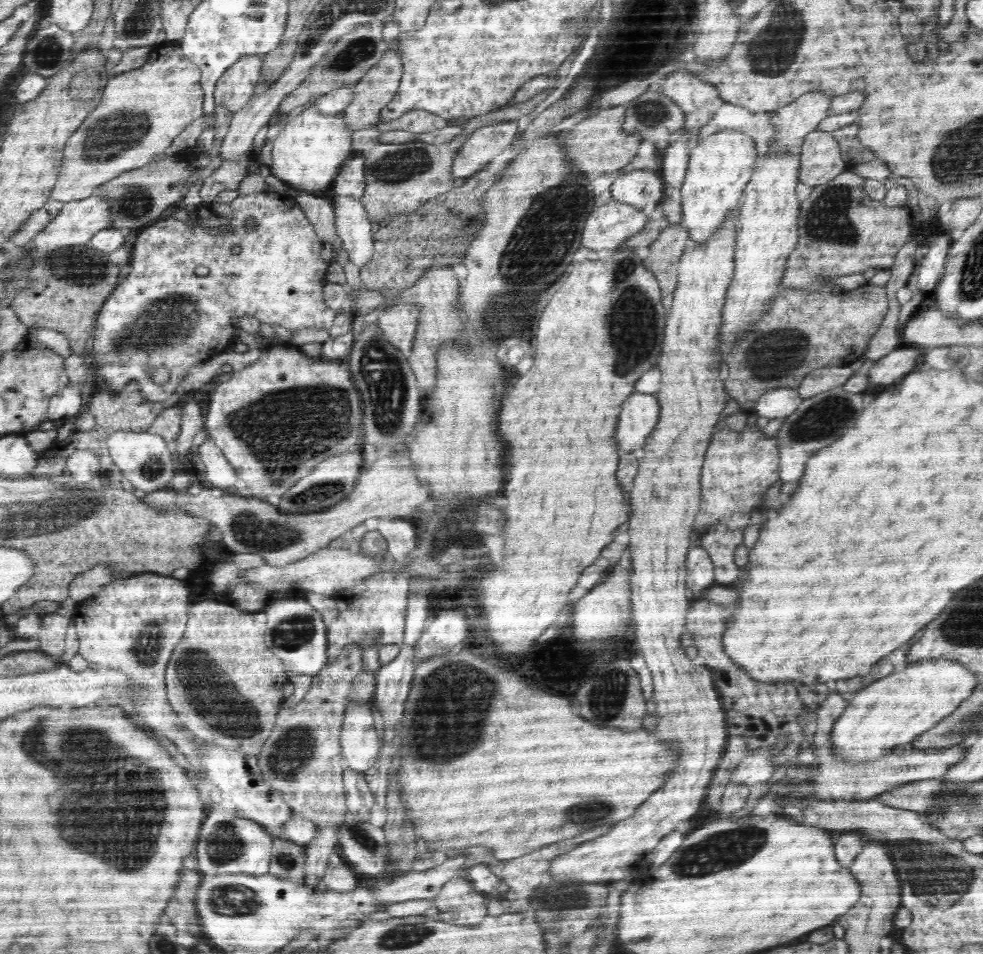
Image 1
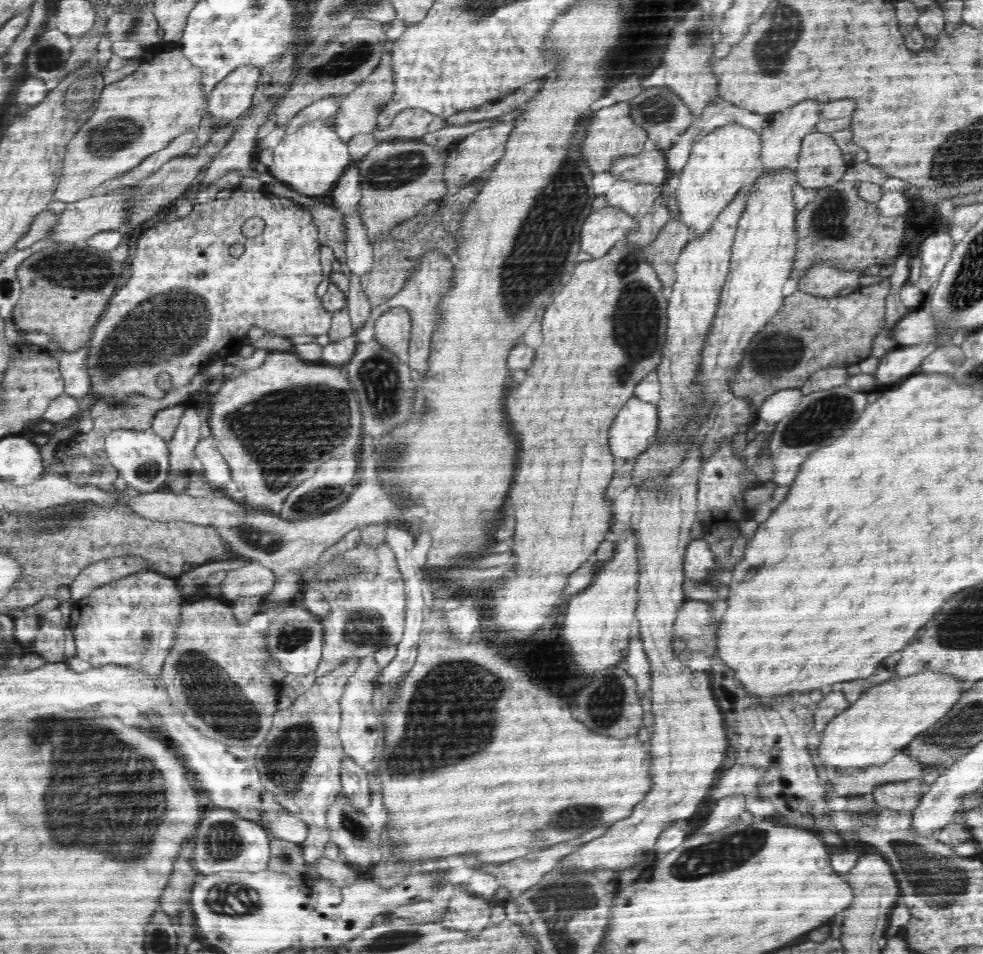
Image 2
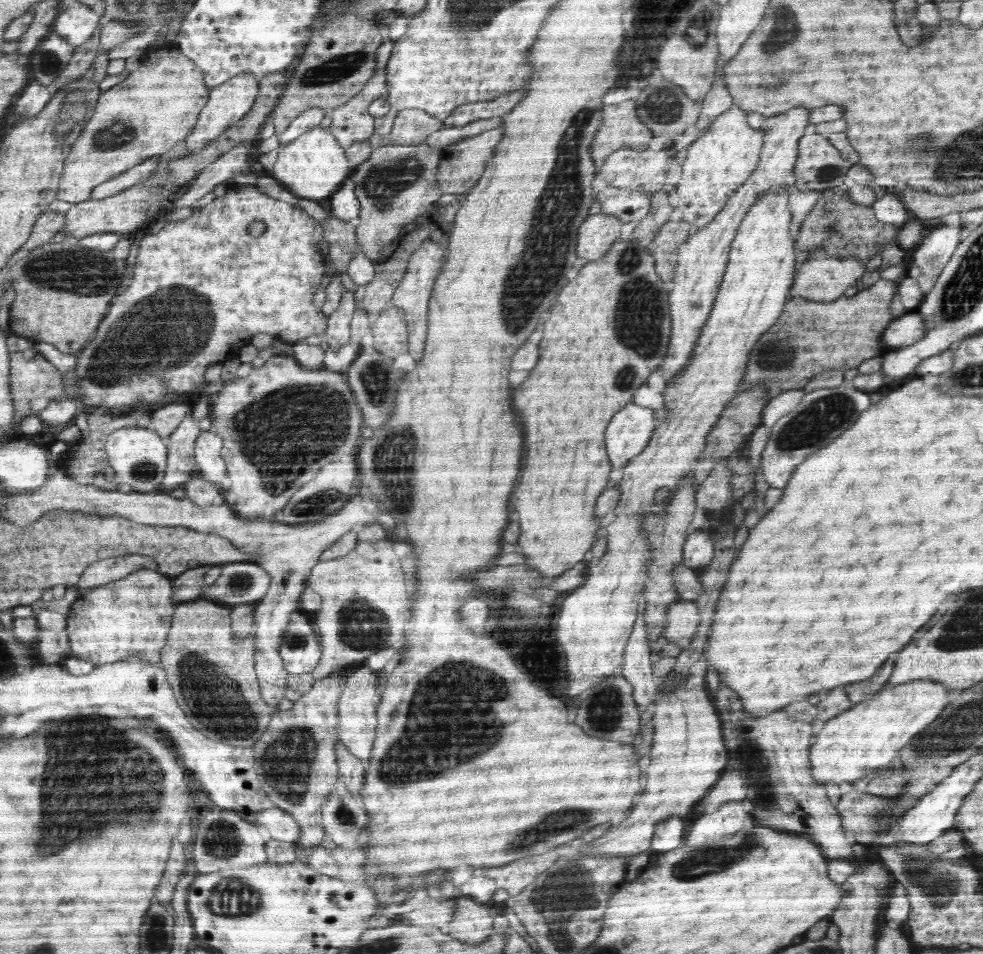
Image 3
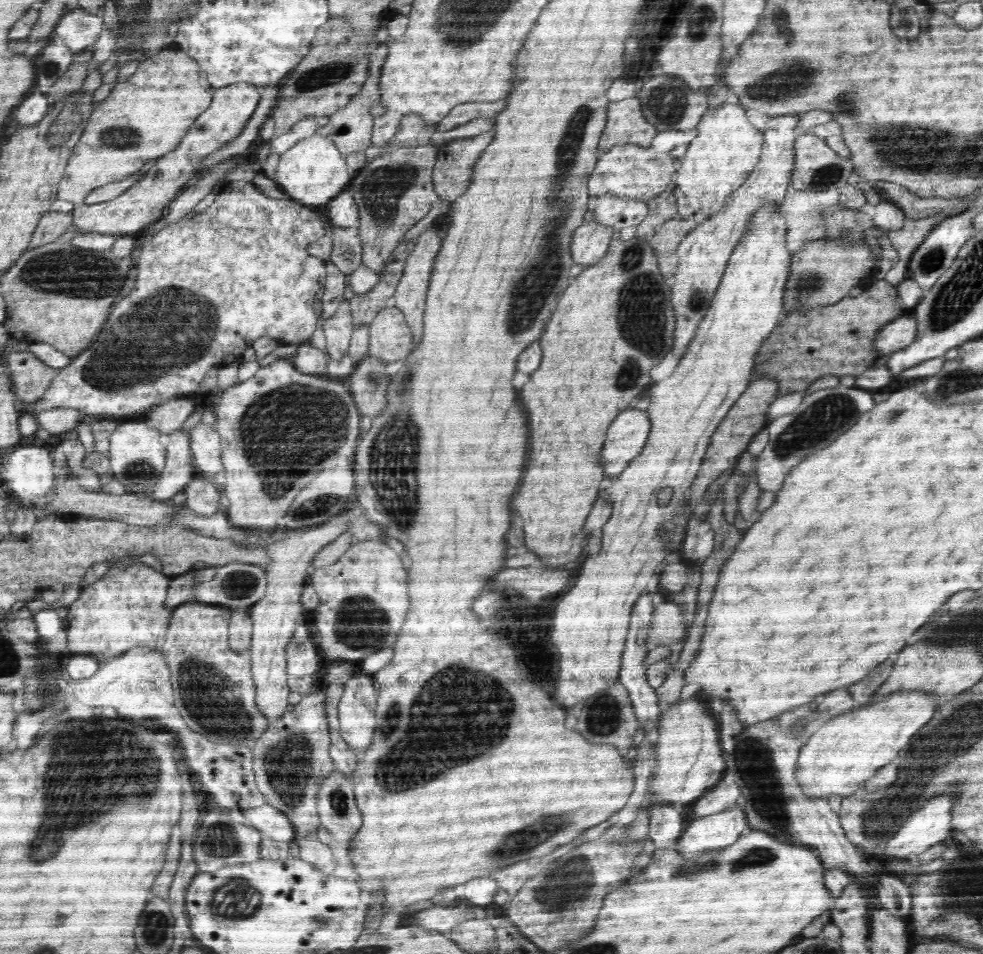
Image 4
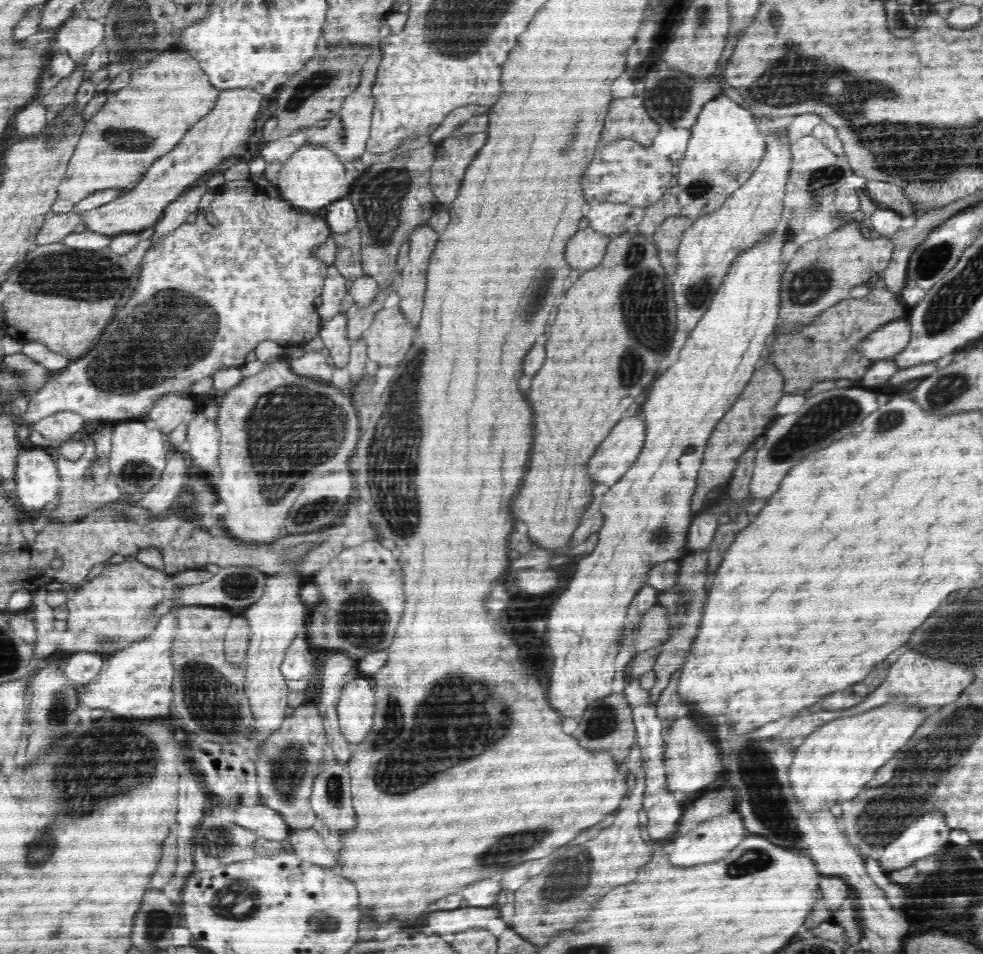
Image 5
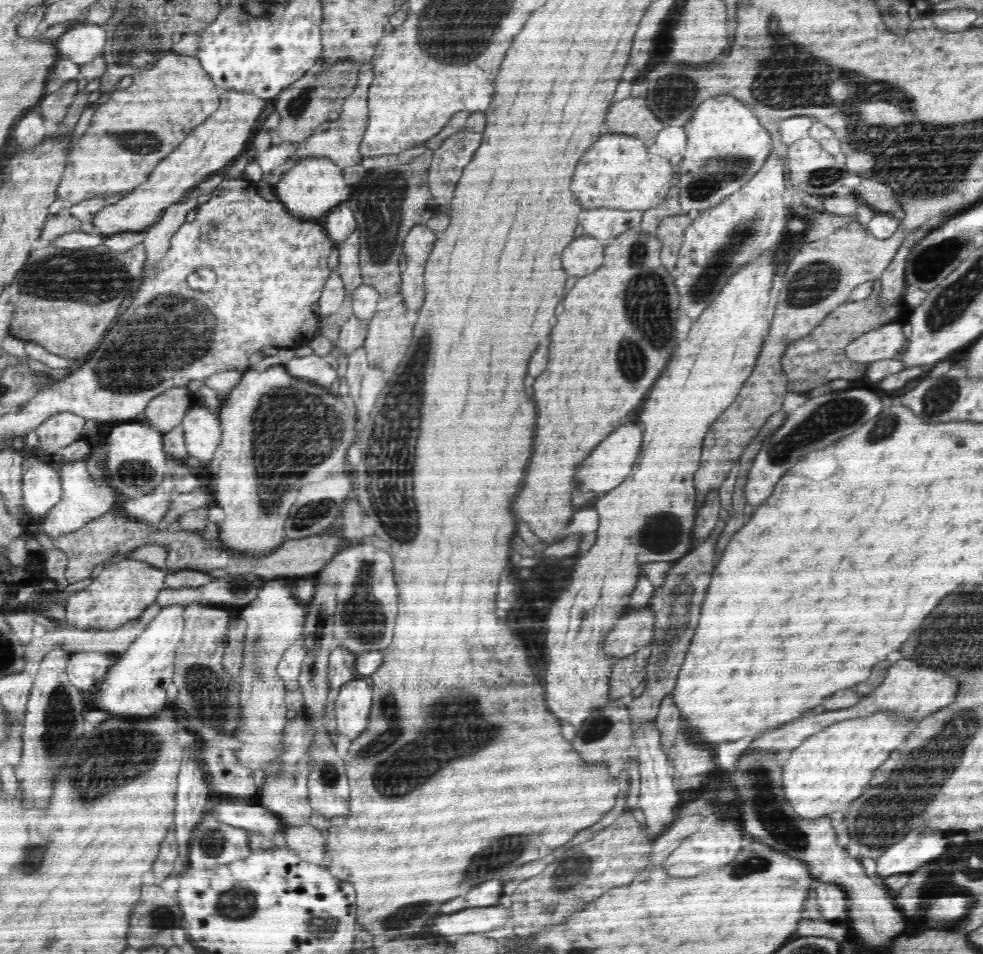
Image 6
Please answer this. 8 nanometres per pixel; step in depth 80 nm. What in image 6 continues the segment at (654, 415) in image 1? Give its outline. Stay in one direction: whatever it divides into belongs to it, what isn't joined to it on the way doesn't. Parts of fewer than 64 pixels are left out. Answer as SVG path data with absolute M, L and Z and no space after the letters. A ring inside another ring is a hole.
M628 424L622 426L620 430L612 432L596 450L576 468L576 482L580 484L580 490L592 490L592 492L610 492L616 488L620 482L624 482L631 473L632 466L635 465L641 446L643 443L644 427L640 424Z

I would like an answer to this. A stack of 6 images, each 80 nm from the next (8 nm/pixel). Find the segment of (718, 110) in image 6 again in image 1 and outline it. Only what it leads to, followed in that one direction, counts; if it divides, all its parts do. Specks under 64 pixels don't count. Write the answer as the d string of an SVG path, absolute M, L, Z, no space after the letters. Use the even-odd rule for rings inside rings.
M720 130L706 140L702 140L690 152L690 164L684 182L680 187L682 220L680 224L688 229L694 242L706 242L708 236L724 222L730 210L738 208L742 192L750 182L750 176L756 168L756 148L754 140L736 130Z

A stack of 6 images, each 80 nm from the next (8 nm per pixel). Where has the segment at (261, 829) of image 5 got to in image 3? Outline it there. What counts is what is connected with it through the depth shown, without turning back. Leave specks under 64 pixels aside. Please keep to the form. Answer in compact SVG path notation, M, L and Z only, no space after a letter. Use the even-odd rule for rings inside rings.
M272 807L268 810L246 814L244 820L250 824L258 824L258 826L268 828L267 832L276 841L298 842L300 826L296 824L296 820L288 812L284 812L280 808Z

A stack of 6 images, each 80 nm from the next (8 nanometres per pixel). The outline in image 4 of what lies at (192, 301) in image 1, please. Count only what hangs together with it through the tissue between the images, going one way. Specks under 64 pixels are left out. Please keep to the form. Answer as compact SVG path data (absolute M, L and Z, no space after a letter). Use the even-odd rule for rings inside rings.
M233 181L224 184L223 189L215 195L212 206L203 210L199 214L194 214L190 219L182 219L174 224L170 224L152 236L152 240L142 248L140 260L138 260L138 278L134 284L134 290L112 306L108 322L100 328L100 332L95 342L83 351L78 357L74 357L67 368L60 369L57 378L50 383L49 389L38 401L28 414L37 417L42 412L54 408L72 408L80 411L83 416L112 416L112 418L122 418L130 414L142 414L144 410L150 410L156 405L160 405L167 400L176 397L176 394L188 394L199 390L200 382L204 380L207 372L211 368L226 366L232 362L242 363L244 350L254 345L254 342L262 336L270 336L281 345L304 344L316 332L318 323L324 324L326 319L318 318L314 309L316 294L323 290L327 277L327 262L309 253L309 246L316 241L327 238L329 228L324 226L322 219L310 207L305 207L296 203L293 199L278 200L268 198L255 187L253 181Z

